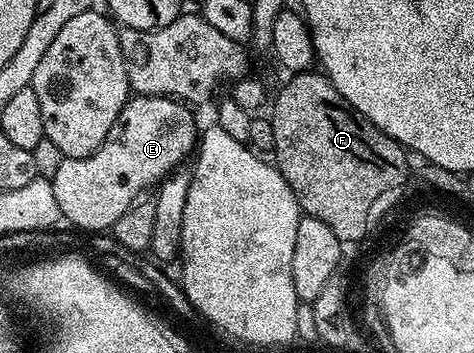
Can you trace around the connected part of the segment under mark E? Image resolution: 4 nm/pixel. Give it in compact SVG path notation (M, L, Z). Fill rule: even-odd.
M135 95L127 100L116 122L112 122L112 130L108 130L102 145L90 156L79 160L59 159L52 183L63 217L67 221L70 219L76 227L87 228L90 232L98 232L101 228L113 229L116 218L128 210L132 201L161 184L171 172L181 169L186 159L191 159L200 139L200 128L194 125L194 116L189 111L193 112L183 101L169 96Z

